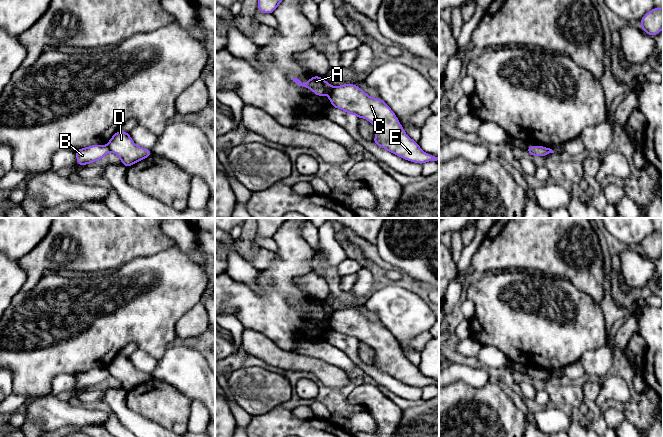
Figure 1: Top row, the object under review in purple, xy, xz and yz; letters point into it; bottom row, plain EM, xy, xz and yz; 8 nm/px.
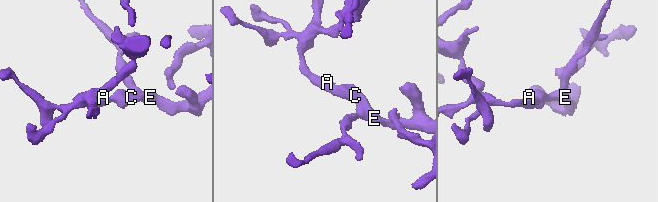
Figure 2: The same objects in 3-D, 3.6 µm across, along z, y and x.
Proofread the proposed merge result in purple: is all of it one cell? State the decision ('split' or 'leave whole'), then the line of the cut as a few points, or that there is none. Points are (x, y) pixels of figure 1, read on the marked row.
split | xz (331, 86), (329, 98)

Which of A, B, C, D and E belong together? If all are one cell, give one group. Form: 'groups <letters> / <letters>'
groups A B / C D E

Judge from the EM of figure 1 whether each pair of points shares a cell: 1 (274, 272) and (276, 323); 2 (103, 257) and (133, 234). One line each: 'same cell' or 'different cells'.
1: same cell
2: same cell

